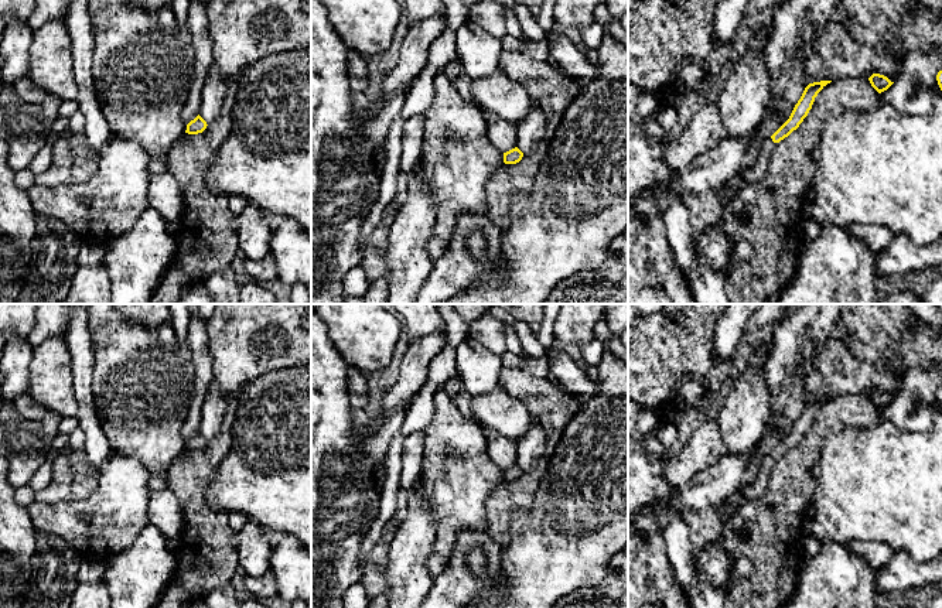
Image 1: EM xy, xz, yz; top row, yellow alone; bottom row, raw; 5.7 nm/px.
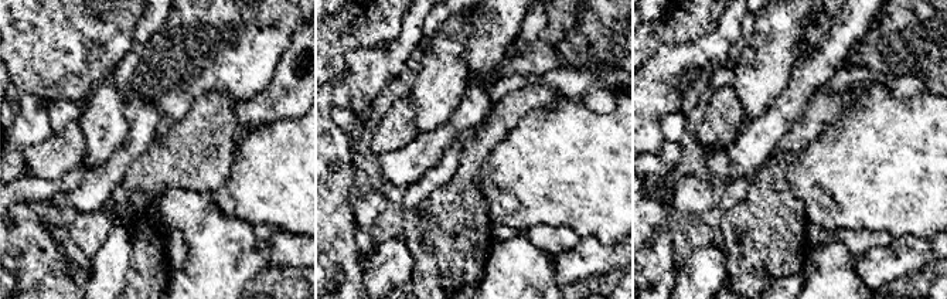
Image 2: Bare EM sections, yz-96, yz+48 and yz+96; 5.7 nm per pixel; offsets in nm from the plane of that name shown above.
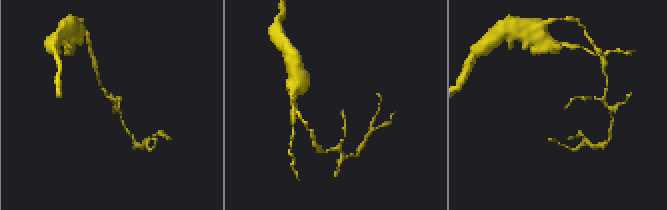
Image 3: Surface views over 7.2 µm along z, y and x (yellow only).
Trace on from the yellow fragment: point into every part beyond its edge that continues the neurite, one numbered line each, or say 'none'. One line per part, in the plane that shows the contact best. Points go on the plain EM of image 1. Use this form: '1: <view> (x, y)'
none

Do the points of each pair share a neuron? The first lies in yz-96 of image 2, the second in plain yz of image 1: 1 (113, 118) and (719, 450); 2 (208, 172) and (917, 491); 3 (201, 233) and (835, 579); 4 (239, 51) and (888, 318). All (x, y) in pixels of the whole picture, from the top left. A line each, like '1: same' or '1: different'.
1: different
2: different
3: same
4: same

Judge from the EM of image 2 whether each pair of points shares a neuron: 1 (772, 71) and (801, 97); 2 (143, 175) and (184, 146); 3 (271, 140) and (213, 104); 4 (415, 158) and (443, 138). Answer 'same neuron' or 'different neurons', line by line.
1: different neurons
2: same neuron
3: different neurons
4: same neuron

